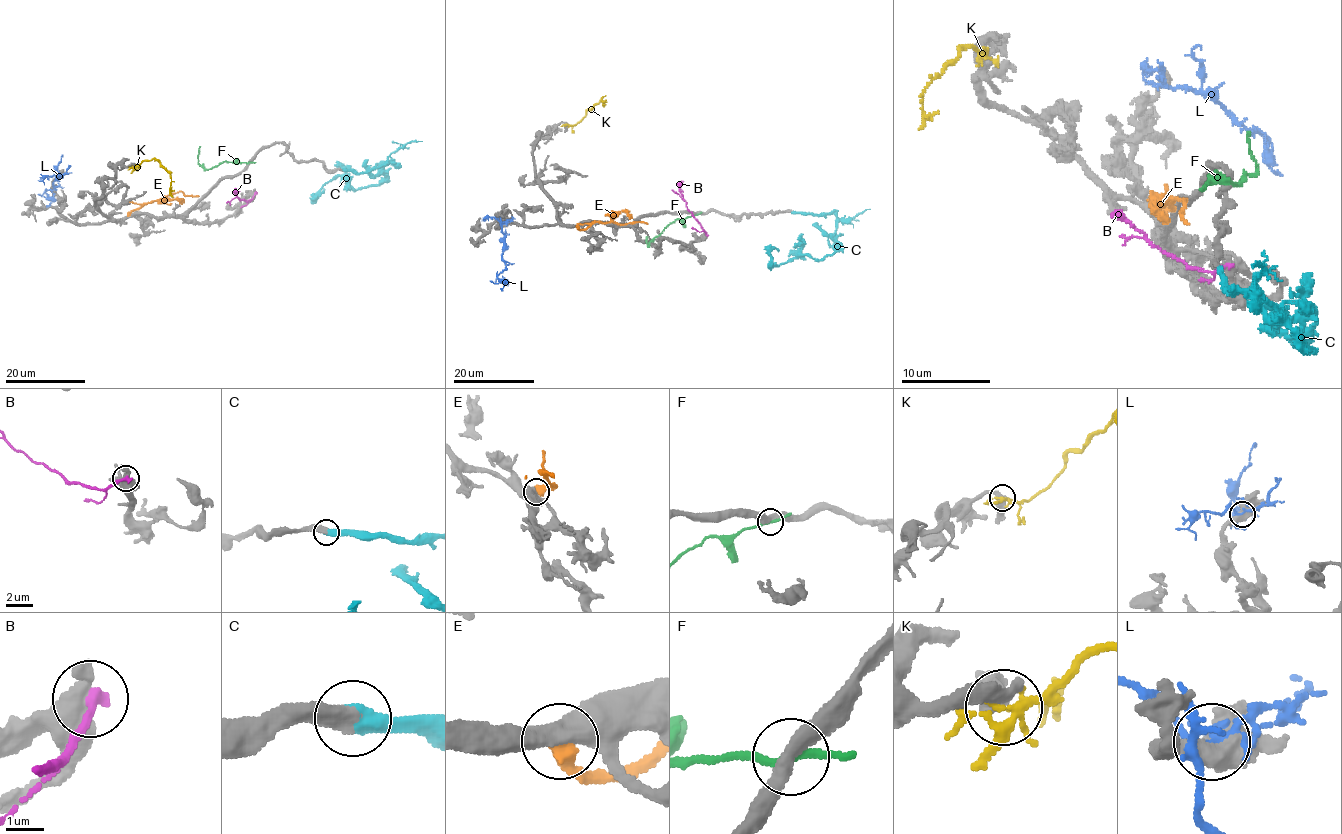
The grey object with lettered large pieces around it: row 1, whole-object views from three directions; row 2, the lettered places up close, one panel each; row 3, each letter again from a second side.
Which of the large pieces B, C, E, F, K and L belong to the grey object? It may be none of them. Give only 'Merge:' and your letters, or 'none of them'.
Merge: C

